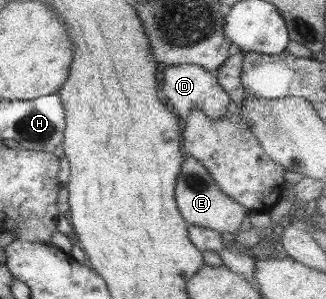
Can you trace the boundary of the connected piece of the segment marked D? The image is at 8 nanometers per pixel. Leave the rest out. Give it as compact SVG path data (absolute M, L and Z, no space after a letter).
M192 64L160 67L160 69L163 73L163 84L159 87L159 94L169 109L179 118L185 119L189 116L189 112L195 108L201 109L205 116L211 119L218 119L218 117L227 115L229 97L219 87L214 73L209 73Z

